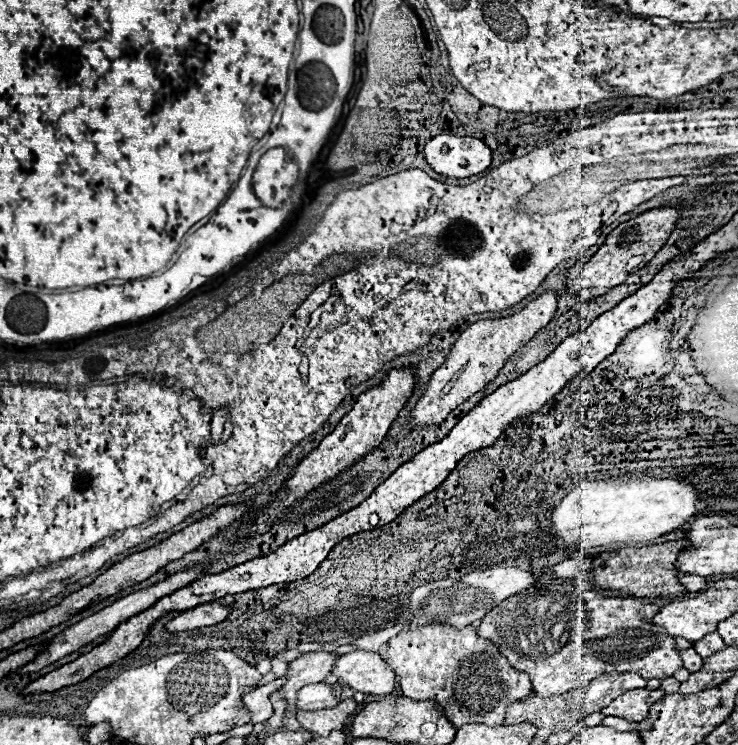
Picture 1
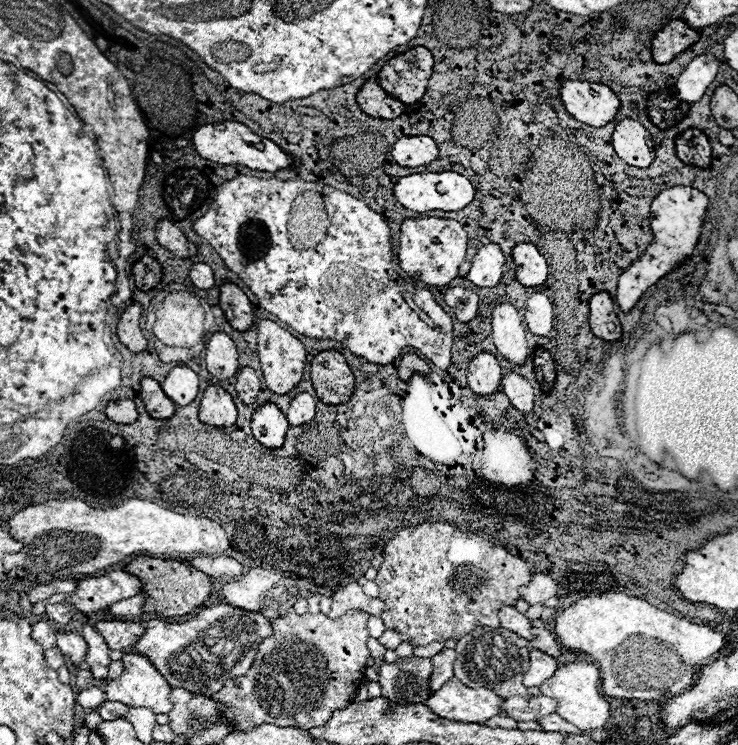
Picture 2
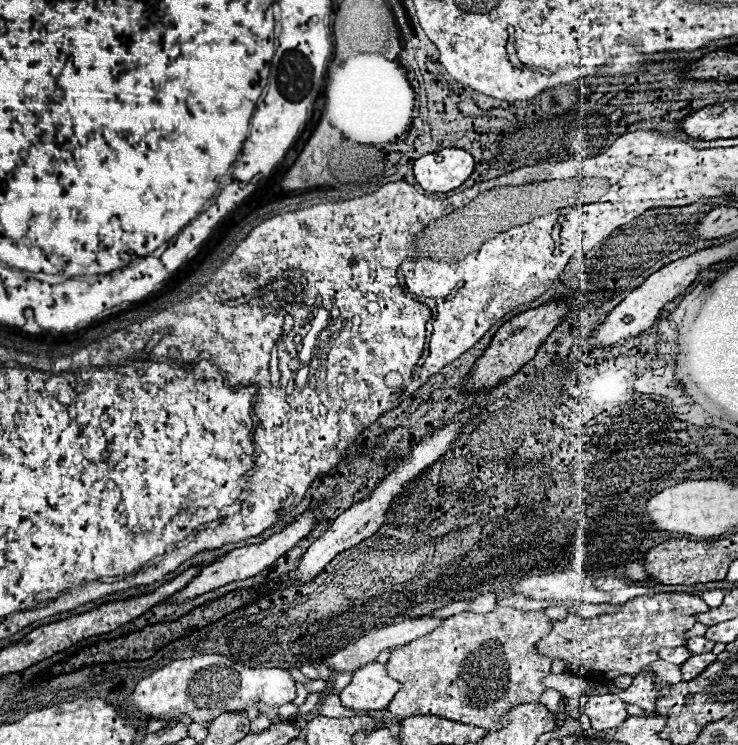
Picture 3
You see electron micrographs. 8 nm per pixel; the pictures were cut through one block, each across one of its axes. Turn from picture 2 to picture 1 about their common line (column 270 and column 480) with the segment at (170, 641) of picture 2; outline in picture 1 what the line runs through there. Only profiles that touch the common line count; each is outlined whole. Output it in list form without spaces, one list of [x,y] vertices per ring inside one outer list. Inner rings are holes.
[[[542,574],[534,580],[534,586],[492,608],[478,624],[478,634],[492,640],[516,670],[530,674],[536,694],[550,698],[588,684],[604,674],[612,676],[636,672],[644,680],[672,678],[674,672],[682,668],[678,656],[680,650],[676,648],[676,640],[668,636],[664,628],[646,622],[652,618],[652,614],[656,614],[656,610],[662,610],[662,606],[652,604],[652,598],[616,596],[608,590],[600,590],[596,584],[584,578],[568,580]]]

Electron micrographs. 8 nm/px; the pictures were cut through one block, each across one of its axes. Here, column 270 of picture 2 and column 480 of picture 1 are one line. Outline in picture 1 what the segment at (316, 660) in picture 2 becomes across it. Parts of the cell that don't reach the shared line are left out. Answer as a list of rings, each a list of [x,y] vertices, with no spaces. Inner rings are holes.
[[[428,624],[400,632],[386,644],[382,658],[392,666],[406,698],[436,700],[456,728],[464,724],[504,724],[506,706],[532,694],[528,674],[512,668],[490,640],[478,636],[474,624],[460,630],[448,624]]]

